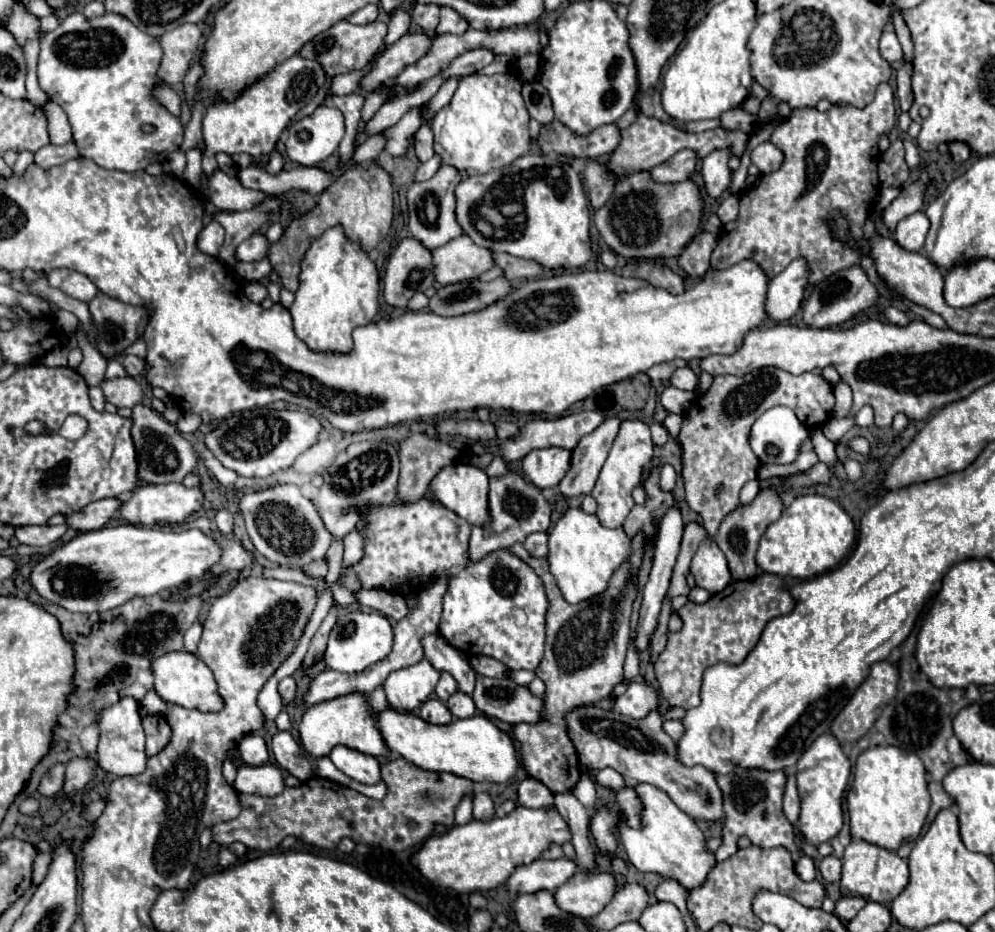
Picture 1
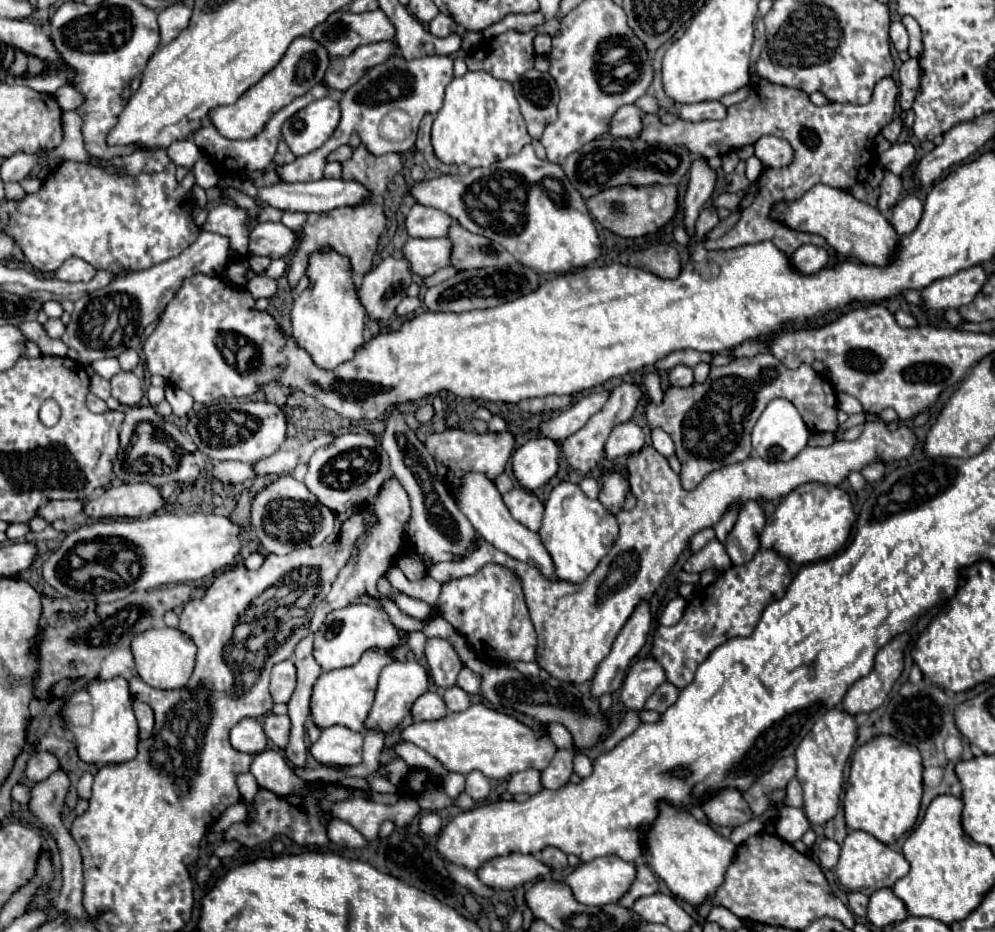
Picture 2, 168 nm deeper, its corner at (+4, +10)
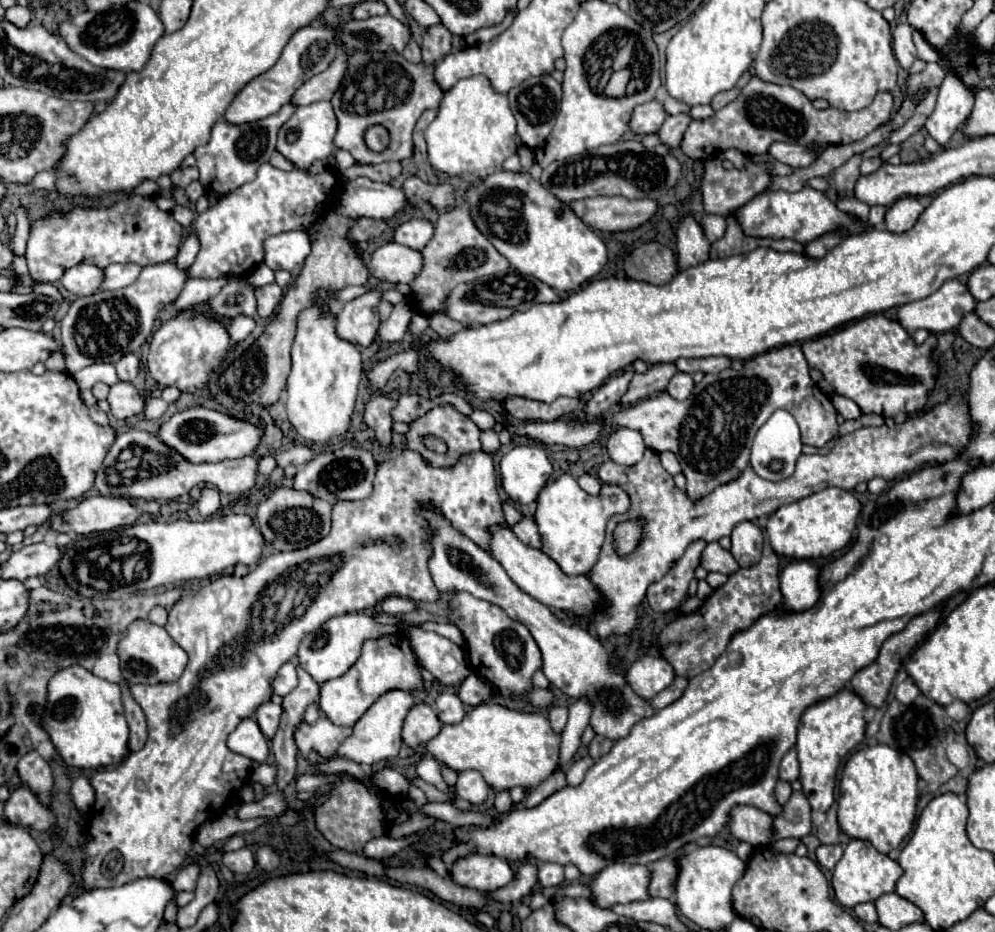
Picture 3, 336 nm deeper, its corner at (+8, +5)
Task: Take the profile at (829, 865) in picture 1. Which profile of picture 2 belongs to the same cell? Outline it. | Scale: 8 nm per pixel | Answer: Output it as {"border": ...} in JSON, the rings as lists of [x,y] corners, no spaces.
{"border":[[[823,839],[819,843],[819,861],[823,867],[827,869],[833,869],[839,861],[839,845],[833,841],[833,839]]]}

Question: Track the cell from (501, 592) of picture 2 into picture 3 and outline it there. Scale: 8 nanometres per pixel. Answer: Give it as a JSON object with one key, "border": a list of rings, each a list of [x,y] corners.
{"border":[[[455,592],[449,600],[449,618],[463,636],[467,646],[471,670],[485,678],[491,686],[495,686],[503,696],[523,694],[523,690],[531,690],[531,676],[537,668],[541,668],[539,646],[531,638],[531,632],[521,622],[515,622],[507,616],[507,612],[487,600],[475,598],[467,592]]]}

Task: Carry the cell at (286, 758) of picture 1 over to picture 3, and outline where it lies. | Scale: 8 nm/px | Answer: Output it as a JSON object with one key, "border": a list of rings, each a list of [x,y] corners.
{"border":[[[265,702],[257,708],[255,712],[255,718],[257,718],[257,724],[261,728],[261,732],[273,740],[273,736],[277,734],[277,728],[279,728],[279,718],[281,718],[281,706],[273,704],[273,702]]]}

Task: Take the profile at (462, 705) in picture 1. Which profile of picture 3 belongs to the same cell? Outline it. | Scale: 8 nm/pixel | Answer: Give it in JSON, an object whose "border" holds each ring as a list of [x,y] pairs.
{"border":[[[443,692],[435,702],[435,710],[443,724],[461,722],[461,718],[465,716],[465,706],[455,692]]]}

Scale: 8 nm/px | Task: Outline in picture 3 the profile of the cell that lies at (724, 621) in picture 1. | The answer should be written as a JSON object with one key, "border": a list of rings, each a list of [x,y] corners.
{"border":[[[765,544],[759,564],[739,568],[735,574],[729,576],[727,584],[715,588],[713,594],[703,600],[697,612],[681,614],[659,632],[659,654],[673,666],[677,676],[693,678],[713,666],[713,660],[723,654],[735,634],[745,632],[763,614],[775,610],[781,604],[781,596],[783,594],[779,588],[779,558],[771,550],[771,546]]]}

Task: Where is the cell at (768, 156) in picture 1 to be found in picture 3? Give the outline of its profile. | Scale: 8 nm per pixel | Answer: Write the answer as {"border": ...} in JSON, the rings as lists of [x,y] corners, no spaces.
{"border":[[[773,142],[769,148],[769,156],[791,168],[805,168],[805,166],[813,164],[817,158],[811,146],[785,144],[785,142]]]}

